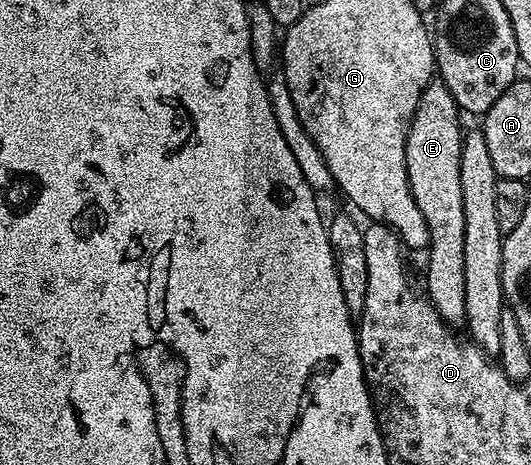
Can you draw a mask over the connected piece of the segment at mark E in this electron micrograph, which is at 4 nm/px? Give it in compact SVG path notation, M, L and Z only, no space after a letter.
M439 80L429 82L422 92L416 115L408 126L408 135L404 141L404 163L408 173L408 183L412 189L414 200L418 204L418 212L426 220L430 228L430 240L426 257L428 257L428 286L426 293L433 308L441 318L449 324L463 323L466 312L466 260L464 259L464 201L462 200L462 176L460 175L460 153L464 143L465 131L460 130L460 105L450 96L450 88Z

